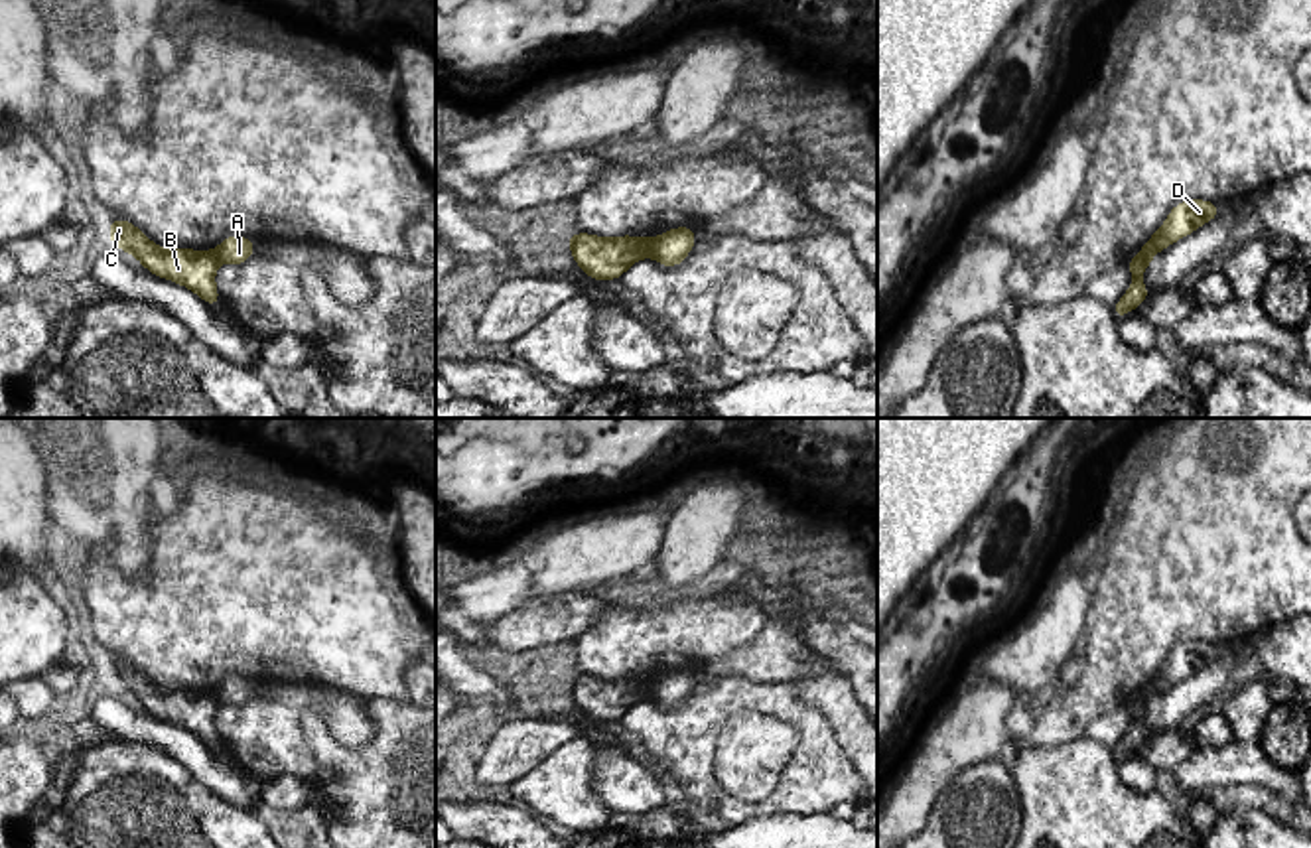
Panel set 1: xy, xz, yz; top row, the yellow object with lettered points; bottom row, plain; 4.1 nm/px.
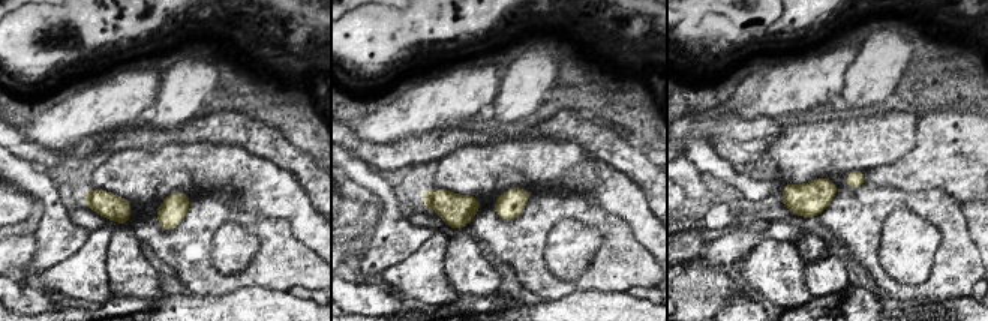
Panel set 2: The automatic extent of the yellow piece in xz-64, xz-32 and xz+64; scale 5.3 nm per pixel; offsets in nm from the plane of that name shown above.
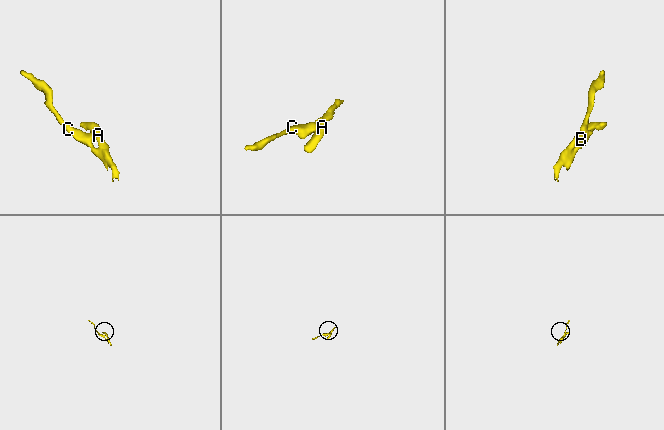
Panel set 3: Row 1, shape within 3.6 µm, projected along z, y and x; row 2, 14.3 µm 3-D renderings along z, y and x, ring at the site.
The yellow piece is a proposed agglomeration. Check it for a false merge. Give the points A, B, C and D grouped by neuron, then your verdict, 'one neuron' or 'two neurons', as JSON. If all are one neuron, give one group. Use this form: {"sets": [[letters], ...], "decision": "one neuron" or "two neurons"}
{"sets": [["A", "D"], ["B", "C"]], "decision": "two neurons"}

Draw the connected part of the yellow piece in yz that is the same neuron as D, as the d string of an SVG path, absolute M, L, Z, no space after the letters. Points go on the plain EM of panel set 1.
M1187 641L1169 653L1165 665L1149 678L1139 694L1155 698L1165 688L1195 674L1201 667L1214 663L1220 657L1220 645L1205 641Z

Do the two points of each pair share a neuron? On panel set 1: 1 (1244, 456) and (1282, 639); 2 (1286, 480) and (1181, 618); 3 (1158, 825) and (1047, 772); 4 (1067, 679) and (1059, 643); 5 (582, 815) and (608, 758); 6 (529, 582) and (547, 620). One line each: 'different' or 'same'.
1: different
2: same
3: same
4: different
5: different
6: different

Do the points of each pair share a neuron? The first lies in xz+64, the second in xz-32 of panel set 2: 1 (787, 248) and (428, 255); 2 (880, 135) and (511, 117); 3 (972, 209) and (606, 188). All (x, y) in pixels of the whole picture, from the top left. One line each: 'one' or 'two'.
1: one
2: two
3: one

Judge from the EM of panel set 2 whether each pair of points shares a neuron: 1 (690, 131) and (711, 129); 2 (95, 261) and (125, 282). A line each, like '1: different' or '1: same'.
1: different
2: different

